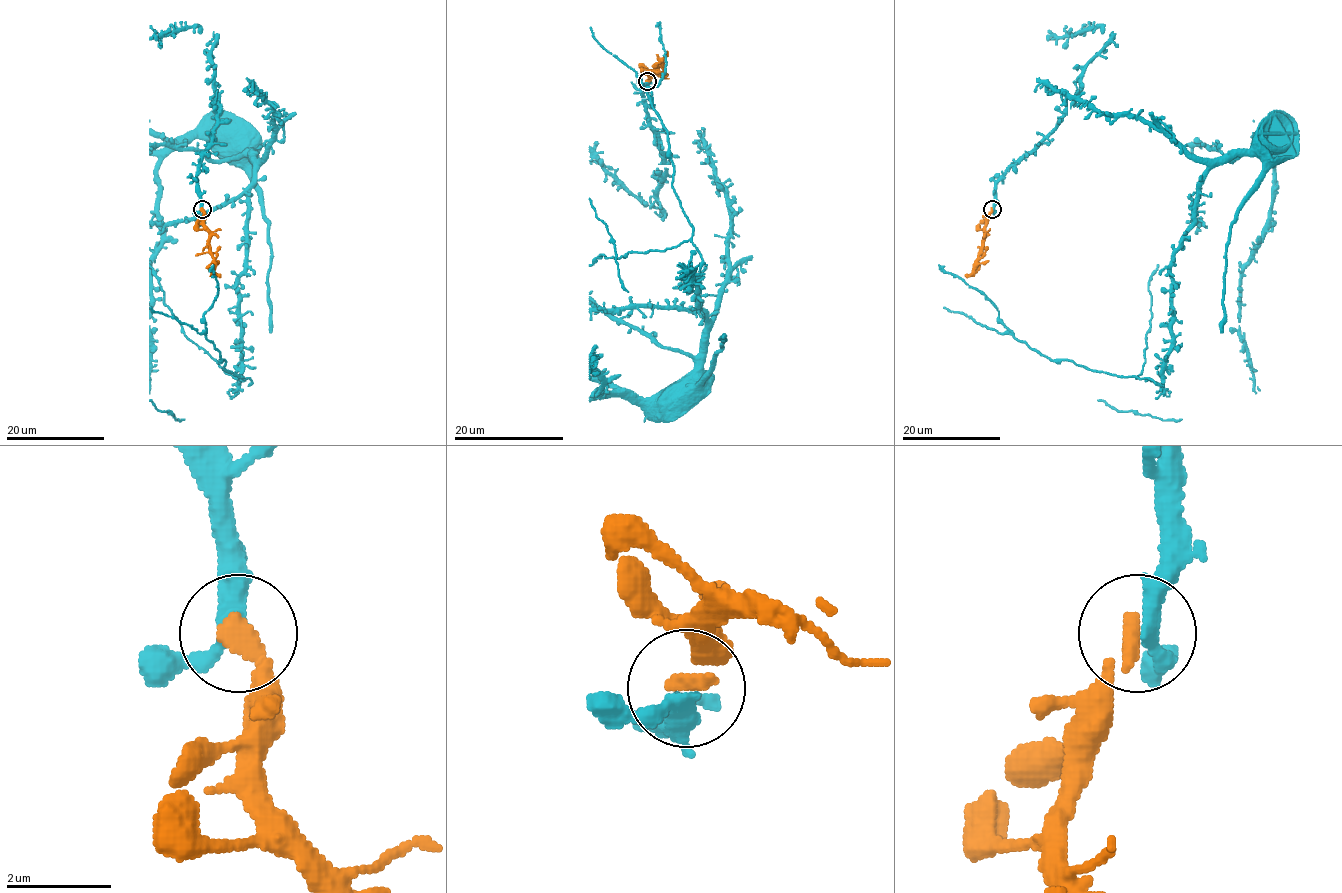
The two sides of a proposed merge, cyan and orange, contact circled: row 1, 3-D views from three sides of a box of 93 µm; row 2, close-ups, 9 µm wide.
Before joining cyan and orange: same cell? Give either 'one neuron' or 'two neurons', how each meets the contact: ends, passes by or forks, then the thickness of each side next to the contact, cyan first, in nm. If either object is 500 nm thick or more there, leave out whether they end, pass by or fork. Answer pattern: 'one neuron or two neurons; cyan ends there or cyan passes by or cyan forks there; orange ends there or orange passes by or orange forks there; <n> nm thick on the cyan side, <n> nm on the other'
one neuron; cyan passes by; orange ends there; 320 nm thick on the cyan side, 400 nm on the other

